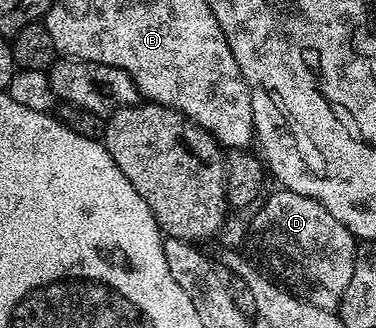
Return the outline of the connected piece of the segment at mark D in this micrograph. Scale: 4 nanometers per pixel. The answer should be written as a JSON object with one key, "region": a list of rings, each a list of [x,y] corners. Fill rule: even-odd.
{"region":[[[283,187],[277,190],[270,197],[265,196],[257,213],[251,214],[251,240],[256,240],[265,263],[292,293],[314,307],[335,310],[350,284],[350,275],[354,275],[357,238],[322,203]]]}

